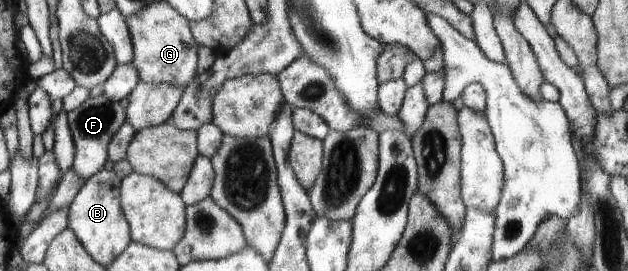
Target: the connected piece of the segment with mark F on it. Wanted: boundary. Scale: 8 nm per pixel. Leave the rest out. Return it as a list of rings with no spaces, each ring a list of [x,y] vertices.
[[[103,94],[94,98],[87,98],[78,108],[67,114],[70,132],[75,146],[75,155],[72,161],[72,169],[81,177],[82,183],[101,171],[109,159],[108,145],[111,138],[126,122],[126,110],[119,102],[107,99]]]

